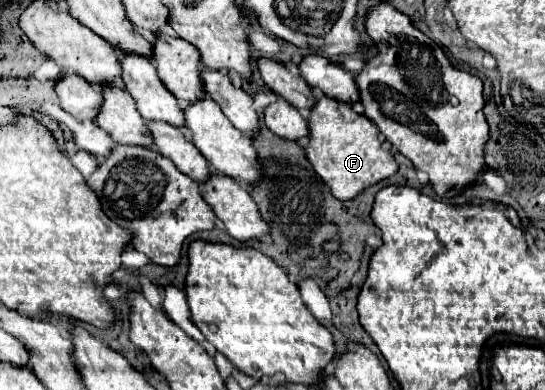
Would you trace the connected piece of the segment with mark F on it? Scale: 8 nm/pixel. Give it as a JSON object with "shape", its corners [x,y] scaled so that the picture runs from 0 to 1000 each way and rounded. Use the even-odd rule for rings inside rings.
{"shape":[[[583,246],[565,287],[565,374],[558,390],[576,441],[606,477],[620,513],[642,513],[672,477],[690,472],[730,436],[719,395],[701,385],[694,328],[672,297],[653,292],[642,267],[606,246]]]}

